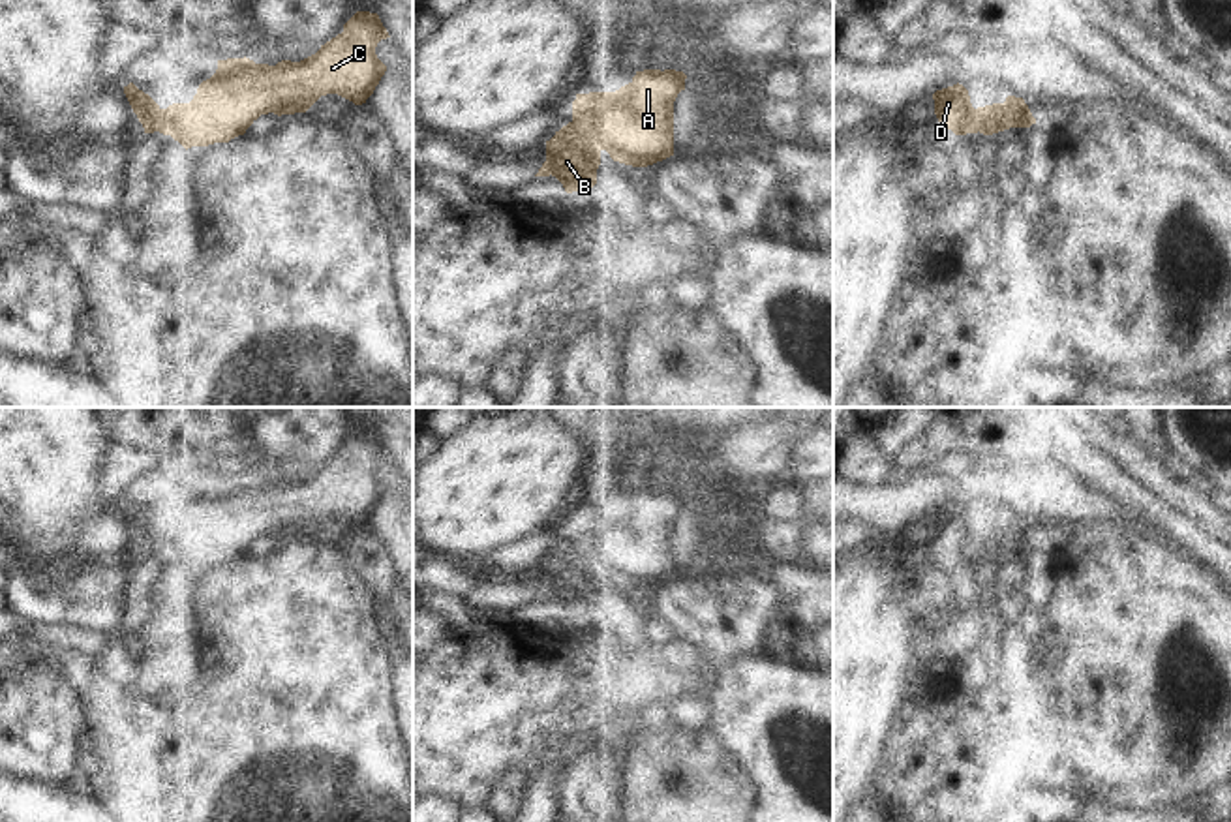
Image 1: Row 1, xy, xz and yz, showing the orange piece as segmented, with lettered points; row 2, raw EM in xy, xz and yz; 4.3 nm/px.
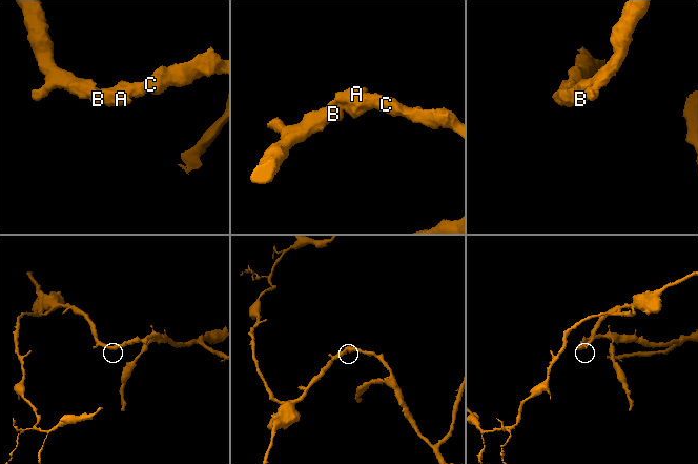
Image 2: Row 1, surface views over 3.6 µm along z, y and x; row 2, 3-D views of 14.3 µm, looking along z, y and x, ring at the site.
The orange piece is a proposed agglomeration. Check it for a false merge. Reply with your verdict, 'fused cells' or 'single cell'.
single cell

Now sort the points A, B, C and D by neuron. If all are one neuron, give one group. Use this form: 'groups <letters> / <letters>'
groups A B C D

